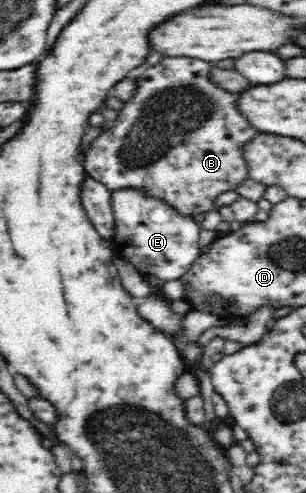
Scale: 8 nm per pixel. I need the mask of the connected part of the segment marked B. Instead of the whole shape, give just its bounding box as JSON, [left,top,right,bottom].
[84,56,260,220]

